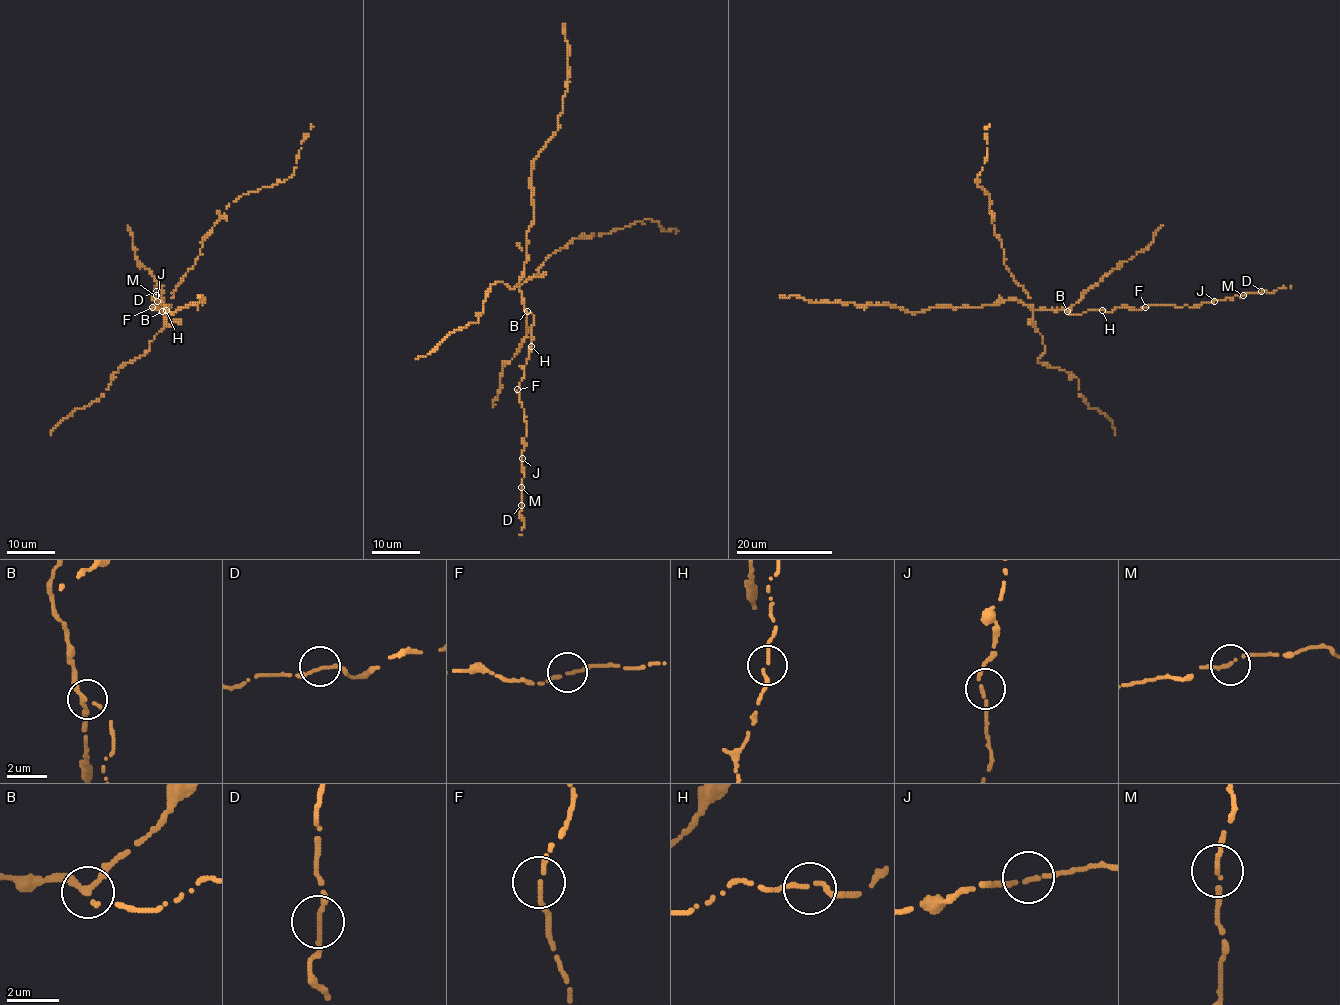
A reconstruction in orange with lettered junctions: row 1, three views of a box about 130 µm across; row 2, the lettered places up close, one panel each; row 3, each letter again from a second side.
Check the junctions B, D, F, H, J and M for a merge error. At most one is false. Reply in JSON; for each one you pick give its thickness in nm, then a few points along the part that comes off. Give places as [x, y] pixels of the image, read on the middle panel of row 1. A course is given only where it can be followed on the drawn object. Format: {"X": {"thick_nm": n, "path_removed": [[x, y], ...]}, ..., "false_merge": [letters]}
{"false_merge": []}

